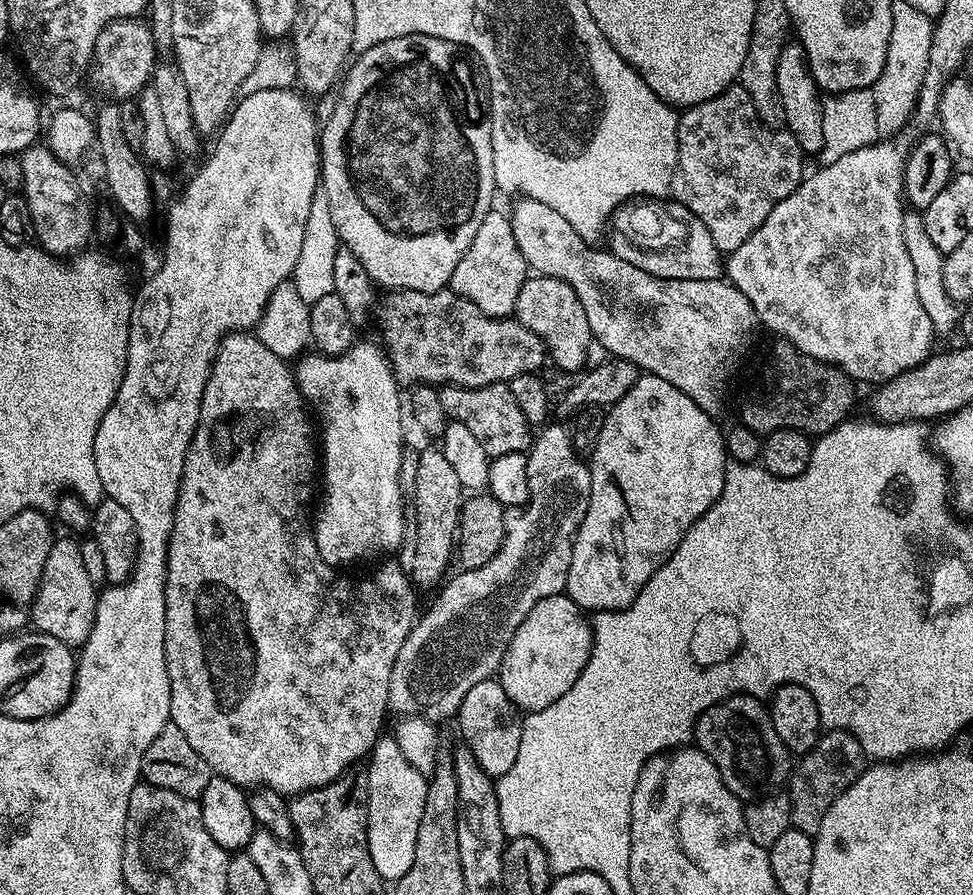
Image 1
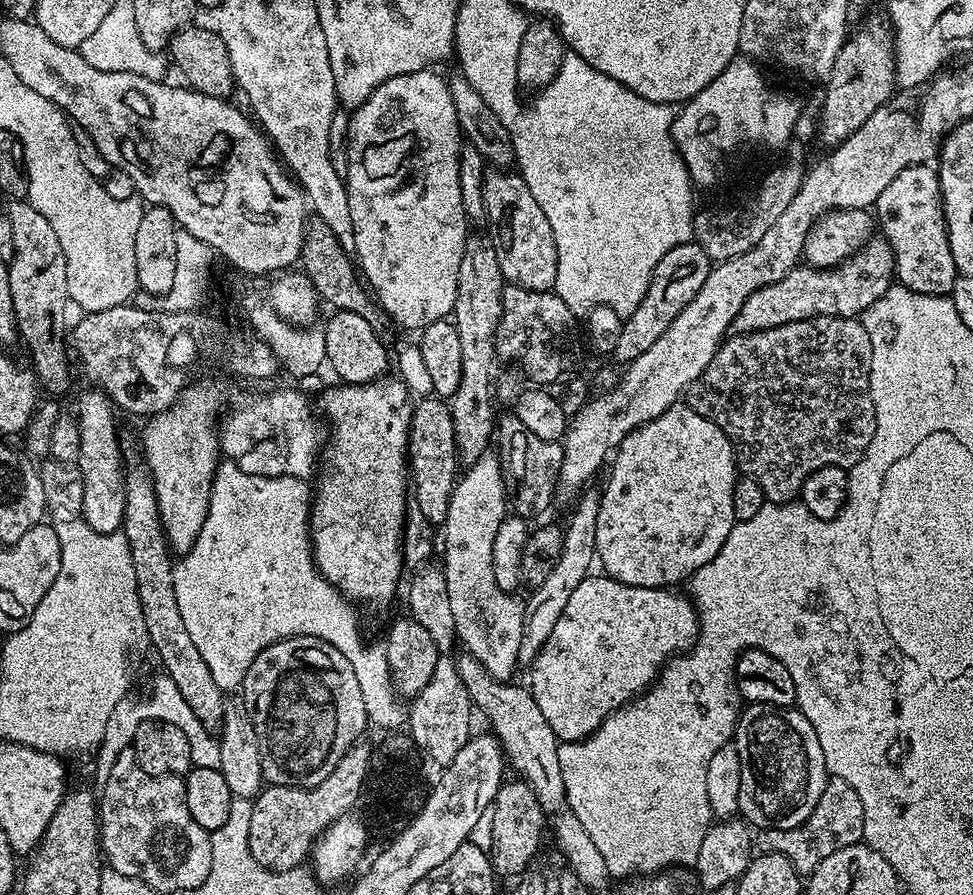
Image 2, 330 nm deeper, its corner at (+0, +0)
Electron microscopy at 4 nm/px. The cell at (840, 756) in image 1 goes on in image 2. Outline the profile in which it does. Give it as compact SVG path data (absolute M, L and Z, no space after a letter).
M832 776L828 784L822 790L822 798L818 798L818 806L797 828L761 828L755 833L754 844L760 852L777 852L782 854L782 858L790 858L790 862L801 874L810 874L818 866L818 862L823 862L825 858L830 858L830 854L835 854L838 850L846 850L846 846L854 846L864 839L864 815L862 814L862 801L858 799L858 790L850 786L840 776Z

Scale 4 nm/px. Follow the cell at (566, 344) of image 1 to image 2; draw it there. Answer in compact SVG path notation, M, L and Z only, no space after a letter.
M488 170L484 173L484 201L488 207L487 223L496 227L494 243L498 266L509 285L547 292L555 289L558 274L558 250L554 246L554 230L542 214L542 206L530 194L530 186L516 170Z

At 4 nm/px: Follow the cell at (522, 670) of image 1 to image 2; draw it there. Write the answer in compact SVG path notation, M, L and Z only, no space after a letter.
M589 574L582 582L578 582L574 594L570 594L570 602L566 602L566 610L562 610L562 618L558 618L558 623L554 625L554 630L550 638L542 646L542 650L536 655L535 660L530 665L532 671L532 684L530 691L542 710L543 717L554 730L554 734L560 742L582 742L592 731L602 723L607 716L611 716L618 708L624 707L637 694L645 691L655 681L659 671L672 659L673 656L691 649L697 643L700 635L700 618L696 611L695 603L687 595L675 596L675 591L666 588L643 588L642 586L626 586L622 582L612 579L607 574Z

